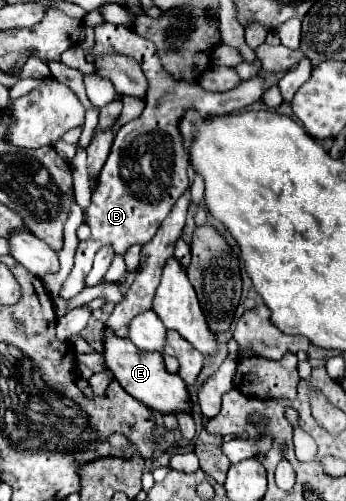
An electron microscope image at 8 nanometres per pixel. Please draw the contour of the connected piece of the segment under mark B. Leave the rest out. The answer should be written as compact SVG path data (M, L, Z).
M111 23L95 27L95 47L89 53L91 55L117 53L135 59L149 81L149 91L145 99L147 107L141 113L141 117L125 123L115 135L107 163L103 165L97 179L97 187L93 189L91 205L85 209L85 223L91 229L91 237L87 241L81 241L77 247L75 267L59 291L61 299L71 299L83 289L83 281L91 271L91 263L99 247L111 245L115 253L125 255L125 251L131 245L149 243L155 231L159 229L161 221L169 215L179 195L189 189L189 179L187 179L189 159L179 131L179 123L185 111L195 109L203 119L241 111L247 105L261 99L265 85L265 79L253 77L249 81L241 81L231 91L211 93L205 91L201 85L191 85L185 81L179 83L171 79L167 71L163 71L163 65L151 41L135 35L127 27L117 27Z

